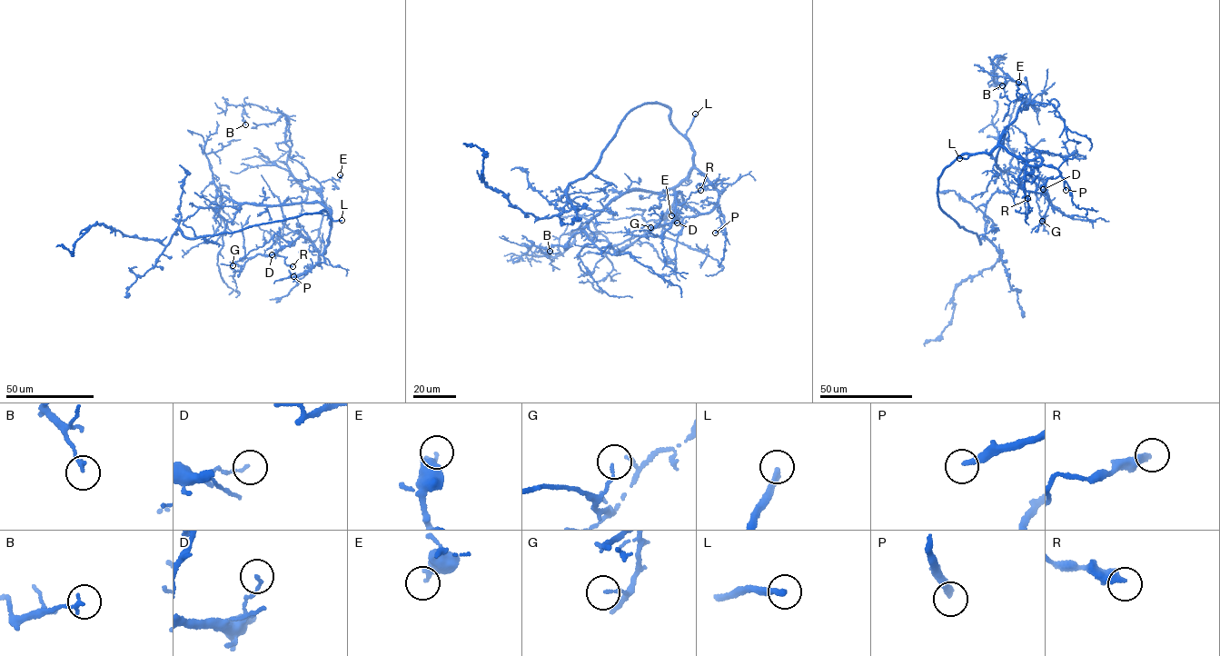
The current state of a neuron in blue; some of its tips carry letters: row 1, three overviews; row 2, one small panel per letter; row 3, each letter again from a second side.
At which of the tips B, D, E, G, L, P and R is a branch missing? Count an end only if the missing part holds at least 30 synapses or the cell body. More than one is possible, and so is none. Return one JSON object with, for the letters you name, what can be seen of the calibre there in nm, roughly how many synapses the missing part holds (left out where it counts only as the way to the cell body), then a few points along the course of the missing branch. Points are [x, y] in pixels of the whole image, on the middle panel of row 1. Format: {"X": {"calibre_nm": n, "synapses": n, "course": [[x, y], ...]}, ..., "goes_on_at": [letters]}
{"L": {"calibre_nm": 280, "course": [[695, 114], [702, 104], [709, 83], [715, 89], [735, 81]]}, "P": {"calibre_nm": 280, "synapses": 80, "course": [[715, 233], [698, 234], [685, 240], [648, 231], [646, 223], [652, 218], [660, 203]]}, "goes_on_at": ["L", "P"]}

